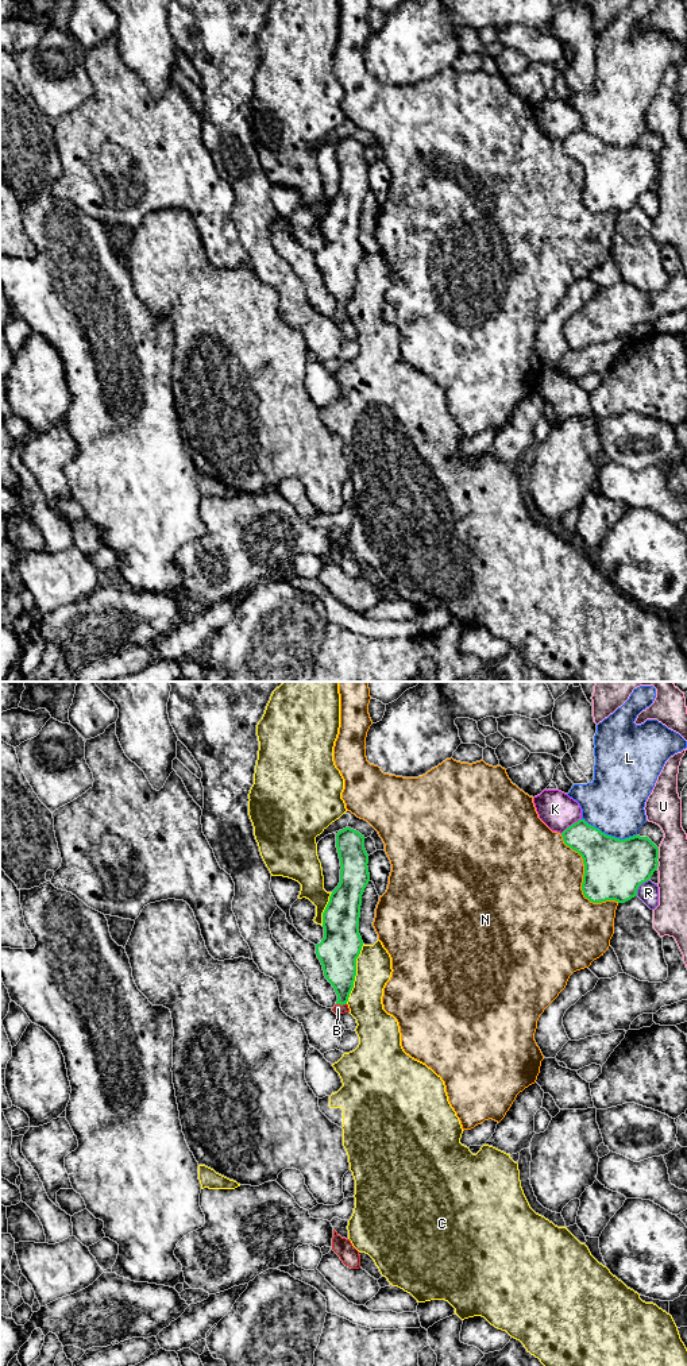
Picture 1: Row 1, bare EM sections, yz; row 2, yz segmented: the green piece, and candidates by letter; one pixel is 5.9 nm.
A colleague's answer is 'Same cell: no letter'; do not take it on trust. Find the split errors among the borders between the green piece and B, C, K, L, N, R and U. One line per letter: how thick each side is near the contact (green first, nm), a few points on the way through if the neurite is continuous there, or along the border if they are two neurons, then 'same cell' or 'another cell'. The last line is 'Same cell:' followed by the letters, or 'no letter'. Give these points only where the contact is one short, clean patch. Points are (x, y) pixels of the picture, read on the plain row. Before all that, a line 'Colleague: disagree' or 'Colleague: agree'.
Colleague: disagree
B: 200 nm thick on the green side, 60 nm on the other; runs through yz (339, 271), (342, 313), (338, 317); same cell
C: 240 nm thick on the green side, 200 nm on the other; another cell
K: 240 nm thick on the green side, 220 nm on the other; another cell
L: 360 nm thick on the green side, 360 nm on the other; another cell
N: 360 nm thick on the green side, 480 nm on the other; another cell
R: 360 nm thick on the green side, 120 nm on the other; border along yz (648, 188), (639, 196), (636, 204); another cell
U: 340 nm thick on the green side, 180 nm on the other; border along yz (659, 157), (656, 177); another cell
Same cell: B

